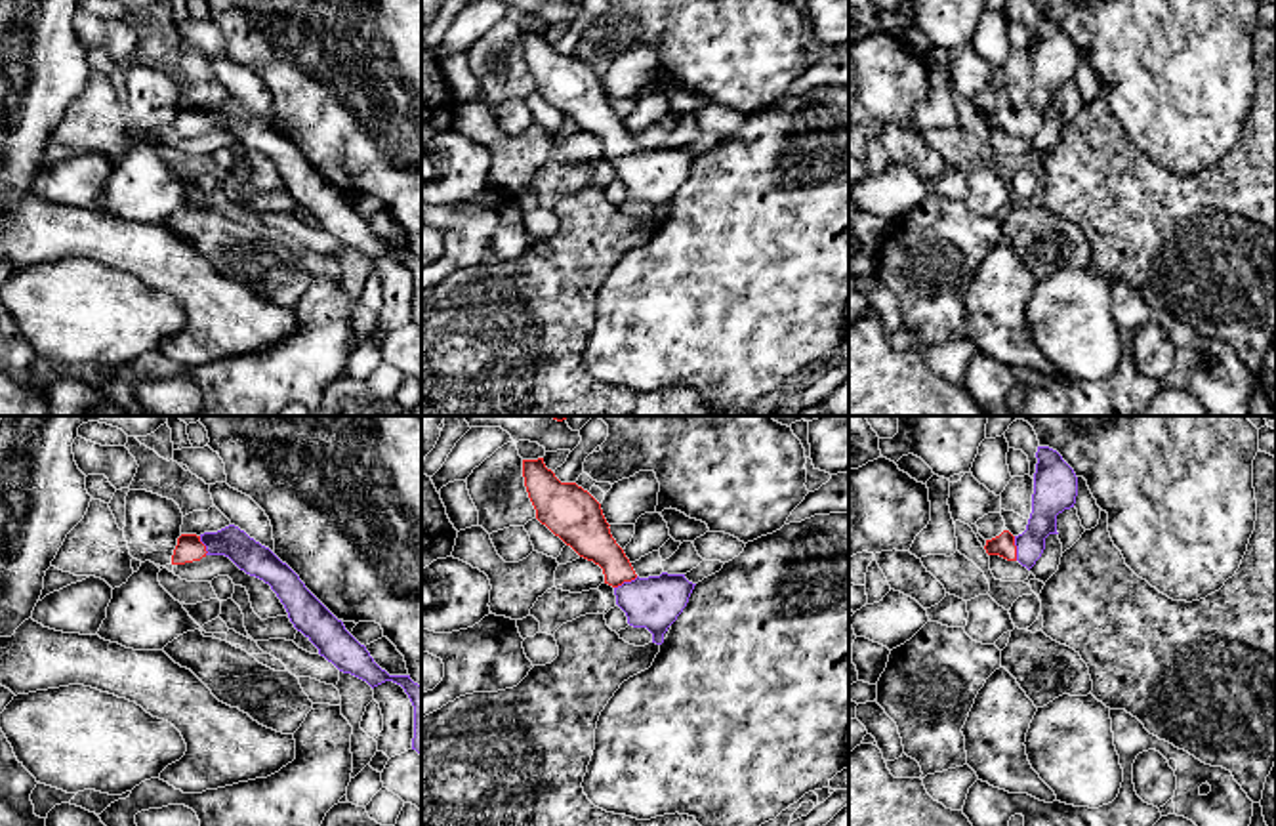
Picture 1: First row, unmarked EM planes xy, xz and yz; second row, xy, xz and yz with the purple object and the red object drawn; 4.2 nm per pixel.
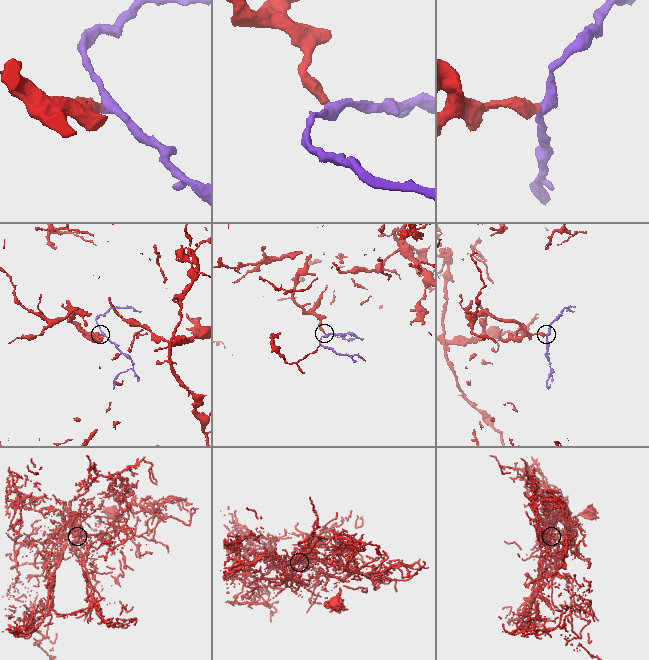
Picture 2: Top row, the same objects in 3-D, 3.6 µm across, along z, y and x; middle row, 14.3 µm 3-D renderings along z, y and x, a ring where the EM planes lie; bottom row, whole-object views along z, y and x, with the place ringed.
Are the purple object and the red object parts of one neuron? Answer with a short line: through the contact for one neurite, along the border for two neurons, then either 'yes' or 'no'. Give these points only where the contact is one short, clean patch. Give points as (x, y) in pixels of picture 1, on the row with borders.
yz (1049, 498), (1042, 523), (1017, 548), (1004, 544) | yes

